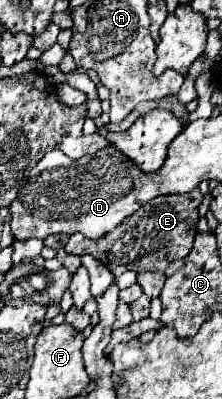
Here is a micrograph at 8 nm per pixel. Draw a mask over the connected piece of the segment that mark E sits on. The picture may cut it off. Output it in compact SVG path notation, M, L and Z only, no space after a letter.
M199 190L187 192L185 196L159 196L153 204L145 204L133 216L123 220L111 234L95 240L85 238L83 234L69 236L65 252L85 256L91 254L103 264L113 264L113 274L119 276L125 270L149 268L151 272L163 272L173 260L185 258L193 246L193 236L199 222L199 206L203 194Z

